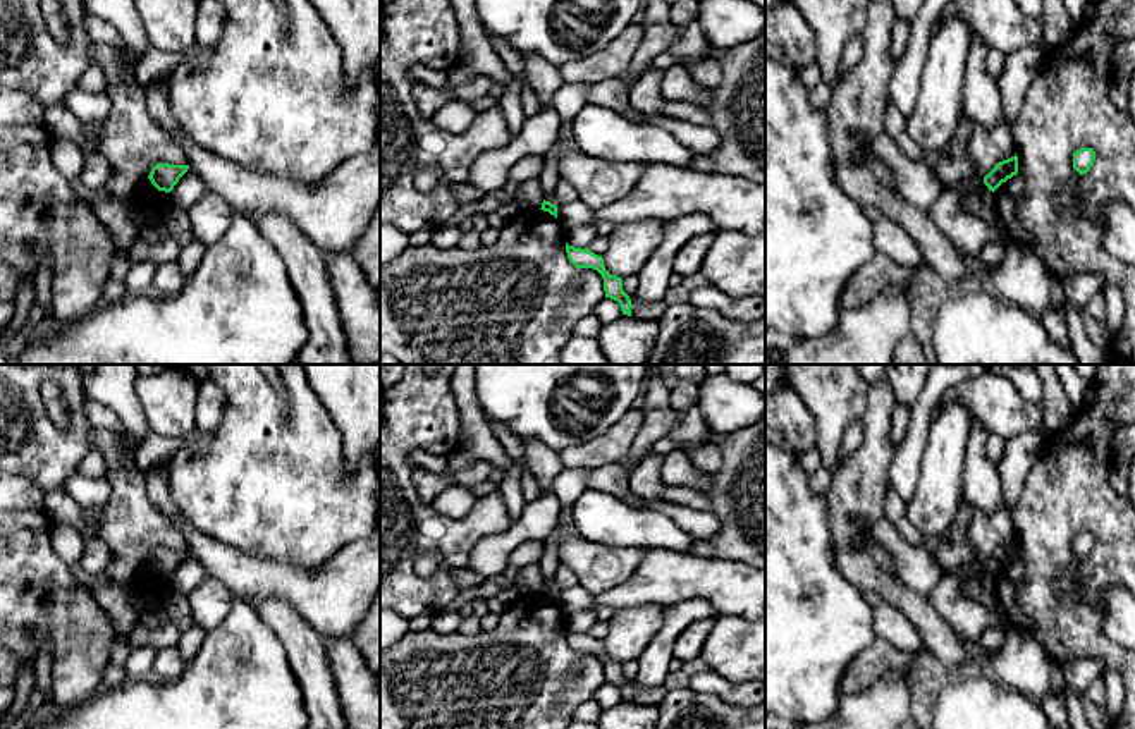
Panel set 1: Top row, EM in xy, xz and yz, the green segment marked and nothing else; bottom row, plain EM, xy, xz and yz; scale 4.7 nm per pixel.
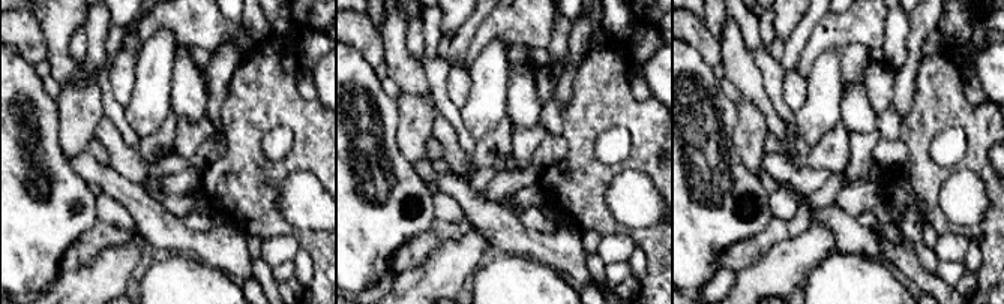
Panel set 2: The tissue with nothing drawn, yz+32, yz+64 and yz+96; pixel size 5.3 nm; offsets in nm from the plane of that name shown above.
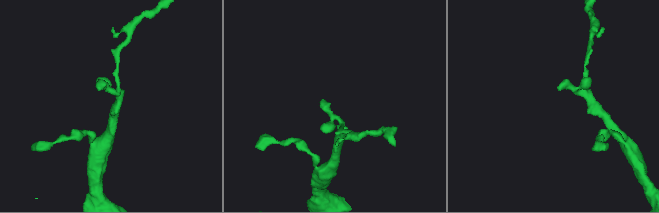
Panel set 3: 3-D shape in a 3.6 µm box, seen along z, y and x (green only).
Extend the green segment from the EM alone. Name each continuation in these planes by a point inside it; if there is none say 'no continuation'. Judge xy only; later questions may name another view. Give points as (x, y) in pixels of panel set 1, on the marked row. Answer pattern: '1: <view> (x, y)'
no continuation

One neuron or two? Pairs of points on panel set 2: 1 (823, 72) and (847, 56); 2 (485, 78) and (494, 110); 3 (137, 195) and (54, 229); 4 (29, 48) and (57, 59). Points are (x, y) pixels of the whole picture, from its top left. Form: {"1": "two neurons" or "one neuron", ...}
{"1": "two neurons", "2": "one neuron", "3": "two neurons", "4": "two neurons"}

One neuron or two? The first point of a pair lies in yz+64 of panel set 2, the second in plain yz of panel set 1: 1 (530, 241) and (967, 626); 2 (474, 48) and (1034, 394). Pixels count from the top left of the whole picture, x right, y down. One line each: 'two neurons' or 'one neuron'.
1: two neurons
2: two neurons

